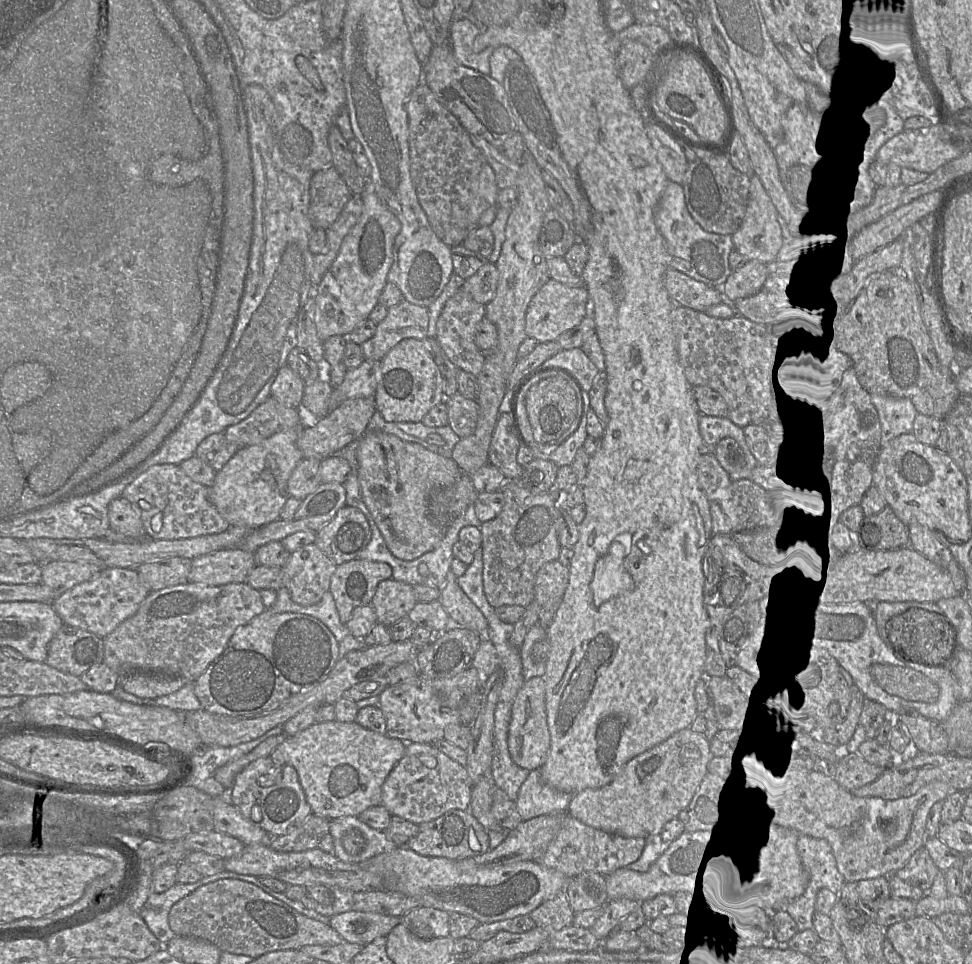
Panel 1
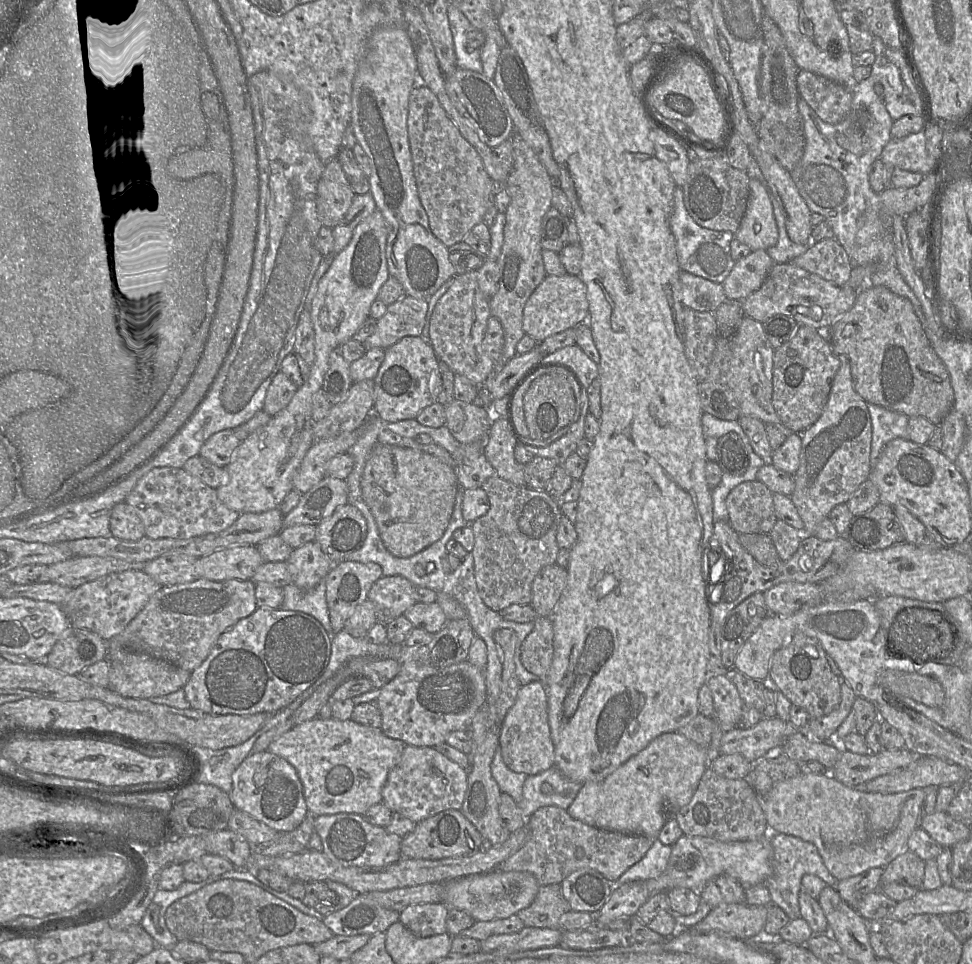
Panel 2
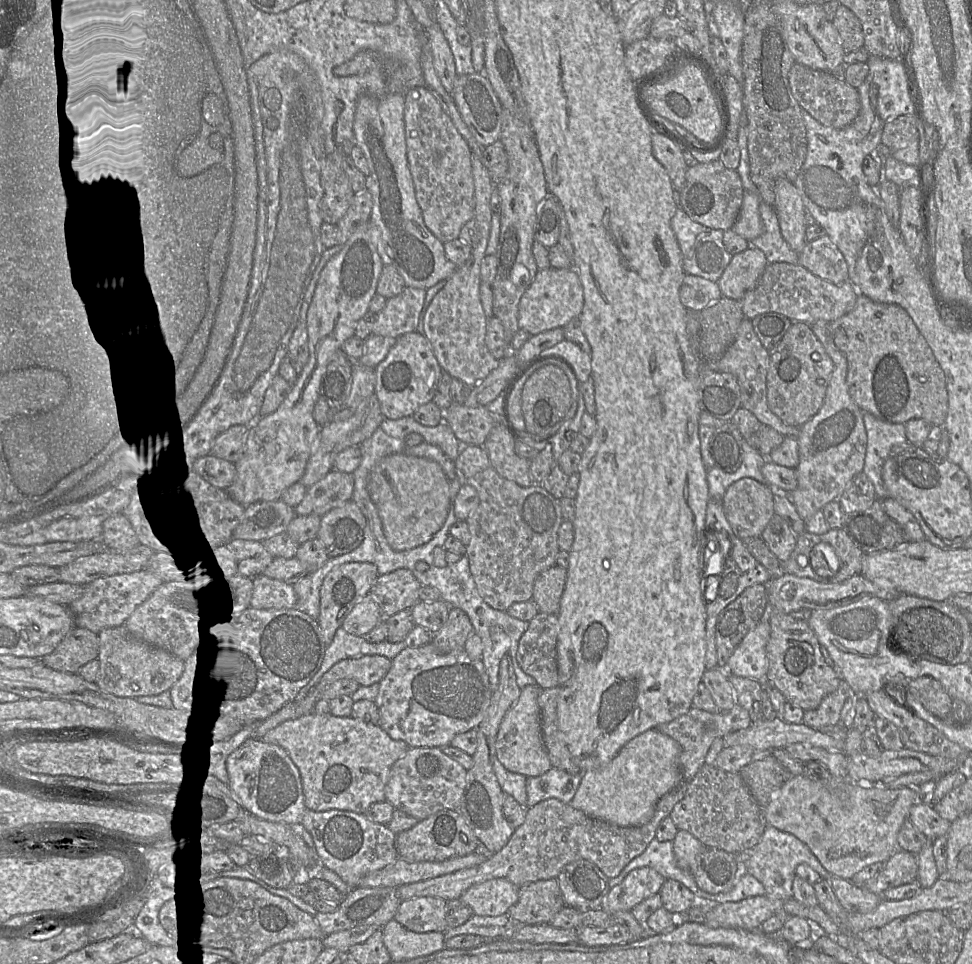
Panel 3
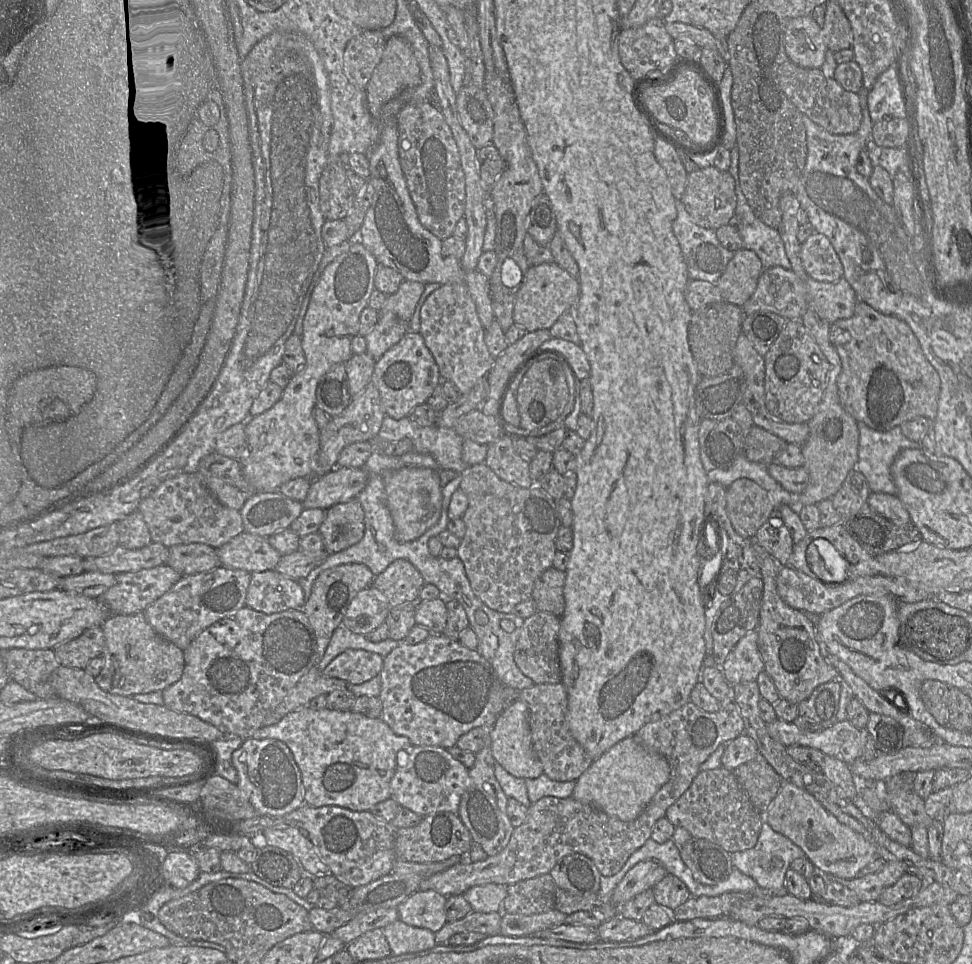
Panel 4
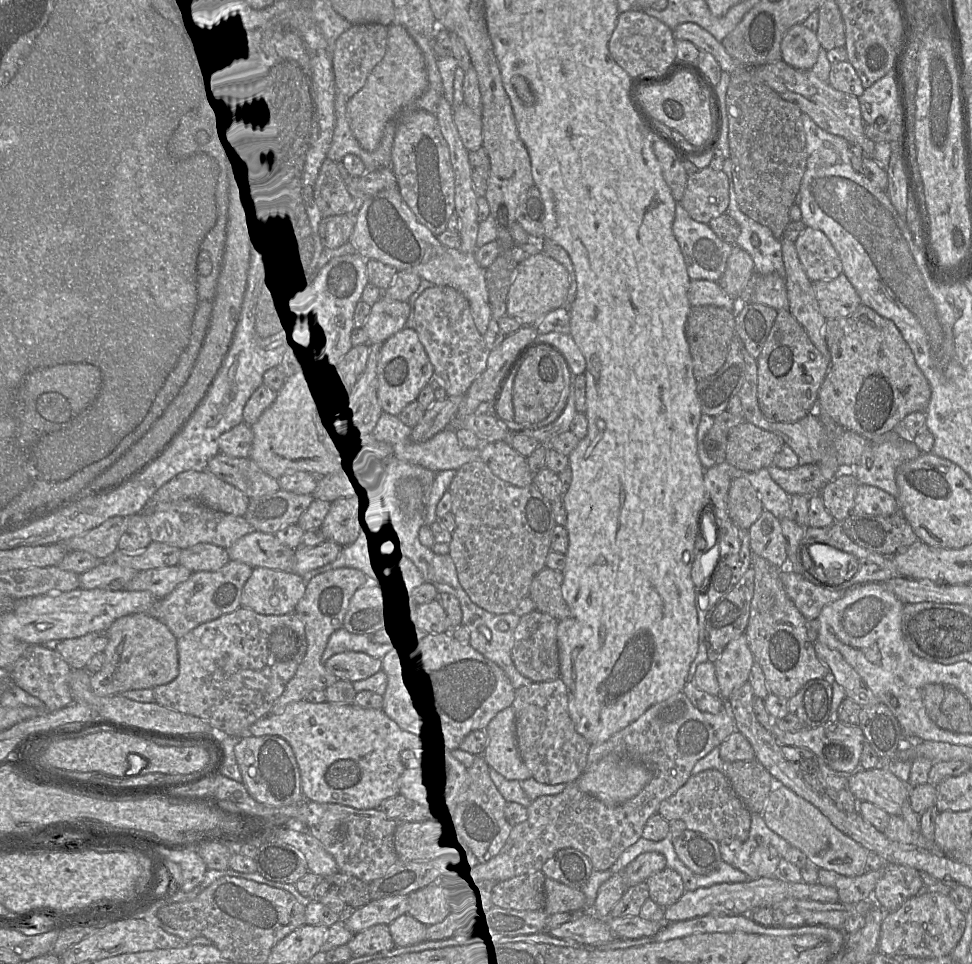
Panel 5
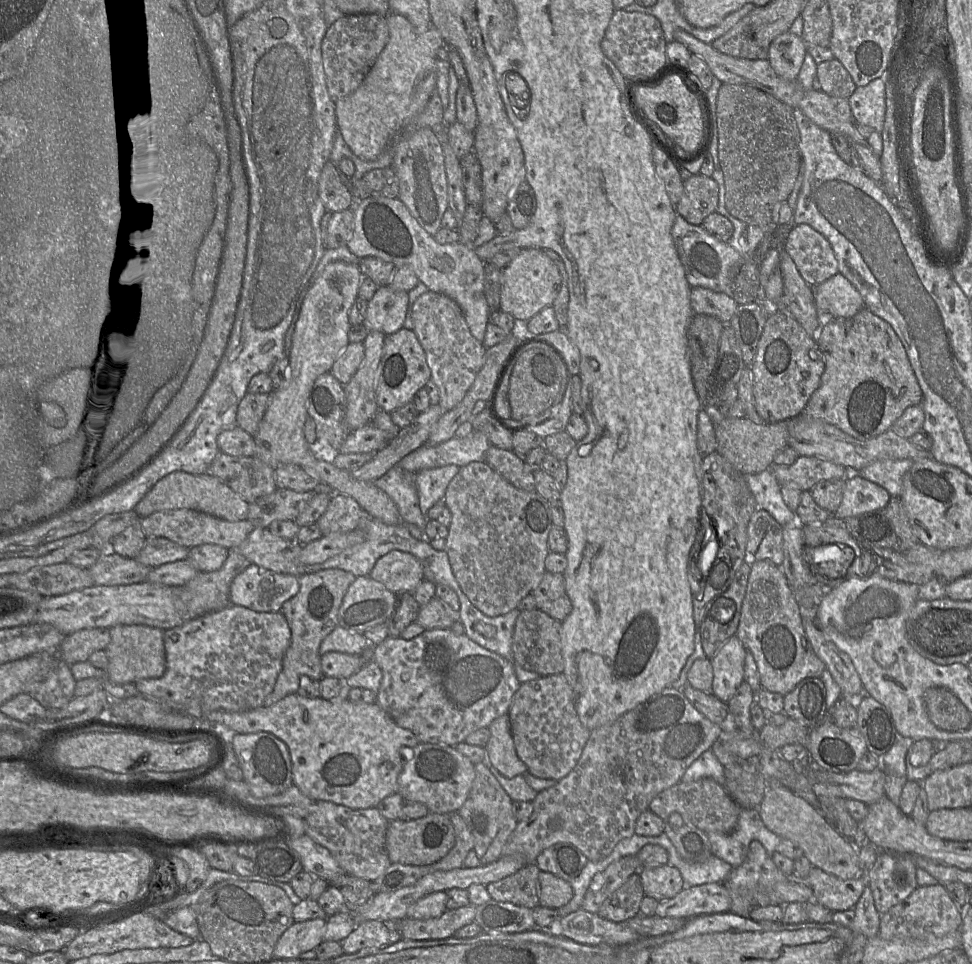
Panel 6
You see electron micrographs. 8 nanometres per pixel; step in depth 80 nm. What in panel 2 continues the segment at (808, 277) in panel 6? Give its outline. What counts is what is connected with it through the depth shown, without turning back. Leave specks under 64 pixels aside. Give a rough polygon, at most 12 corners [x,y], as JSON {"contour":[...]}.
{"contour":[[836,239],[811,243],[788,262],[838,286],[851,261]]}

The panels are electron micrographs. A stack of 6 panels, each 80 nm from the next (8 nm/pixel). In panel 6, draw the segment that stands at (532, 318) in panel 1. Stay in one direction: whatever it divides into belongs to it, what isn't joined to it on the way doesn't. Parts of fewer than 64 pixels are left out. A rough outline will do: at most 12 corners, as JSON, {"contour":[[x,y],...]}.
{"contour":[[544,250],[502,270],[500,310],[527,322],[562,285]]}

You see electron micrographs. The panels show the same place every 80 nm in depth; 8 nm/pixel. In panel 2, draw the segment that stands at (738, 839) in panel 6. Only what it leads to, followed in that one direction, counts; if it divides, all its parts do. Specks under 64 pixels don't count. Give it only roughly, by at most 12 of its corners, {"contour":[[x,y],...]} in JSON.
{"contour":[[770,832],[773,874],[764,885],[771,904],[801,917],[805,874],[835,890],[814,844]]}

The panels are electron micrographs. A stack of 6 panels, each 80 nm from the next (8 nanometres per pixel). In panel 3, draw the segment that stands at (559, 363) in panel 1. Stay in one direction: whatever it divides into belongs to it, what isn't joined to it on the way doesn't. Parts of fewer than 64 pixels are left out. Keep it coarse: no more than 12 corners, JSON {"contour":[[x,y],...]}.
{"contour":[[563,340],[541,356],[562,359],[580,383],[591,377],[591,357]]}

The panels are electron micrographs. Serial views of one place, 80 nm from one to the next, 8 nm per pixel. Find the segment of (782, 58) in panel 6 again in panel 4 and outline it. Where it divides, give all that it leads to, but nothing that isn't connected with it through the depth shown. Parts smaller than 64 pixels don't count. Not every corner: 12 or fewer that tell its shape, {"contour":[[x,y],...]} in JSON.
{"contour":[[811,15],[788,22],[785,51],[802,68],[821,68],[828,48]]}

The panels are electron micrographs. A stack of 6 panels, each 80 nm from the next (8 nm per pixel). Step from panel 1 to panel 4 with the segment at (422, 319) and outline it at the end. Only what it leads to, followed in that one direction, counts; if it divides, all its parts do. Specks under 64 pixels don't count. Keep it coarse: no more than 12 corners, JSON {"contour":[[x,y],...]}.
{"contour":[[403,280],[387,295],[379,316],[409,324],[424,288]]}

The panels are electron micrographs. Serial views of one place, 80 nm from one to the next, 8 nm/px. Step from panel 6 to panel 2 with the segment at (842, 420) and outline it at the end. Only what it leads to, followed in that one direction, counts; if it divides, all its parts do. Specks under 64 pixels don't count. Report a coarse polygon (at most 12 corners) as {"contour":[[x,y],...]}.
{"contour":[[866,286],[825,332],[867,402],[939,427],[949,373],[912,303]]}

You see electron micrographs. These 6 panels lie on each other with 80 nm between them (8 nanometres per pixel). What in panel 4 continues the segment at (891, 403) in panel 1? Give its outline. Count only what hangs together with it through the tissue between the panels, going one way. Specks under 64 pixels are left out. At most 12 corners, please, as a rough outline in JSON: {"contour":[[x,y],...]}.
{"contour":[[858,422],[858,461],[871,492],[896,495],[891,465],[920,443],[899,426]]}

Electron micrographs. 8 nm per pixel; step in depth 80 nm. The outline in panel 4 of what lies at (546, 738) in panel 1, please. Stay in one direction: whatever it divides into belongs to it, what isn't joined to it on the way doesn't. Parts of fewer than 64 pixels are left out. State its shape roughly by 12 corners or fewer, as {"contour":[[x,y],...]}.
{"contour":[[515,699],[495,720],[495,761],[514,777],[543,773],[528,707]]}

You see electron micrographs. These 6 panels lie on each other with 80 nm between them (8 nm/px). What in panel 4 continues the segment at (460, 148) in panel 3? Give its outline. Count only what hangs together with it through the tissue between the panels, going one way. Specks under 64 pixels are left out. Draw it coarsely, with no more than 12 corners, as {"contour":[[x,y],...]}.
{"contour":[[433,102],[397,115],[421,225],[441,241],[464,217],[456,141]]}

